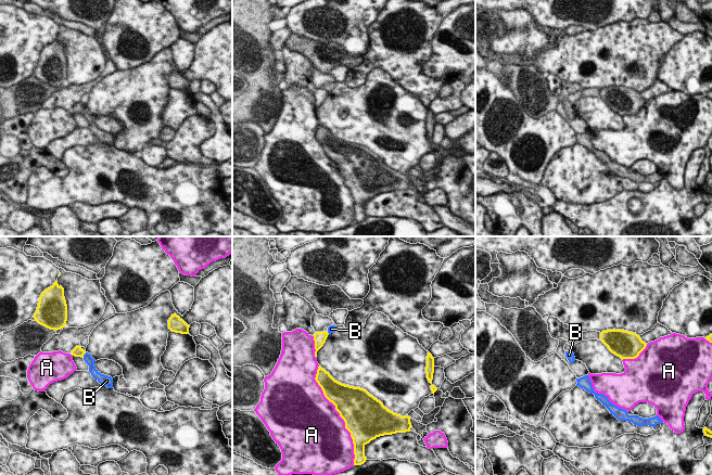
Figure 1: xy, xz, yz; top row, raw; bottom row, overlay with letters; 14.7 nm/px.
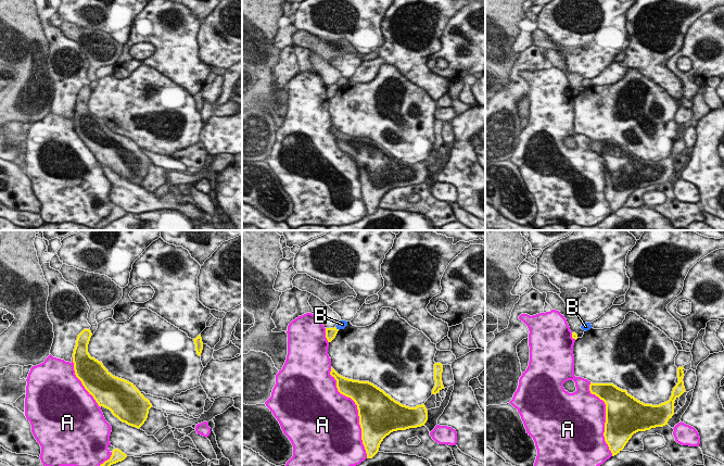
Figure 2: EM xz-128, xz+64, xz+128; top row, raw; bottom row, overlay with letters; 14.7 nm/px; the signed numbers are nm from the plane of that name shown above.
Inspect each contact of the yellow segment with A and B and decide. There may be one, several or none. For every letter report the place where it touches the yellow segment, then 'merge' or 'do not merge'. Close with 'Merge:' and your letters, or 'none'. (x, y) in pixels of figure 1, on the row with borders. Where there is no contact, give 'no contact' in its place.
A: contact xz (340, 415); do not merge
B: contact xy (84, 354); do not merge
Merge: none

